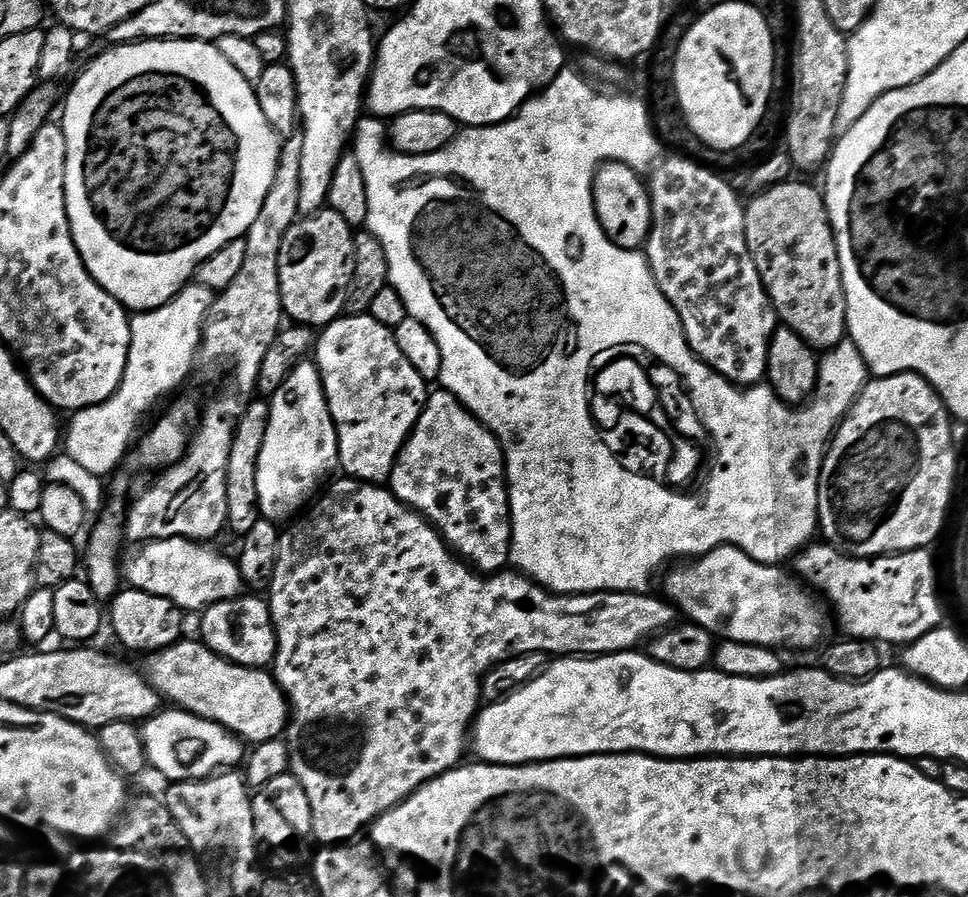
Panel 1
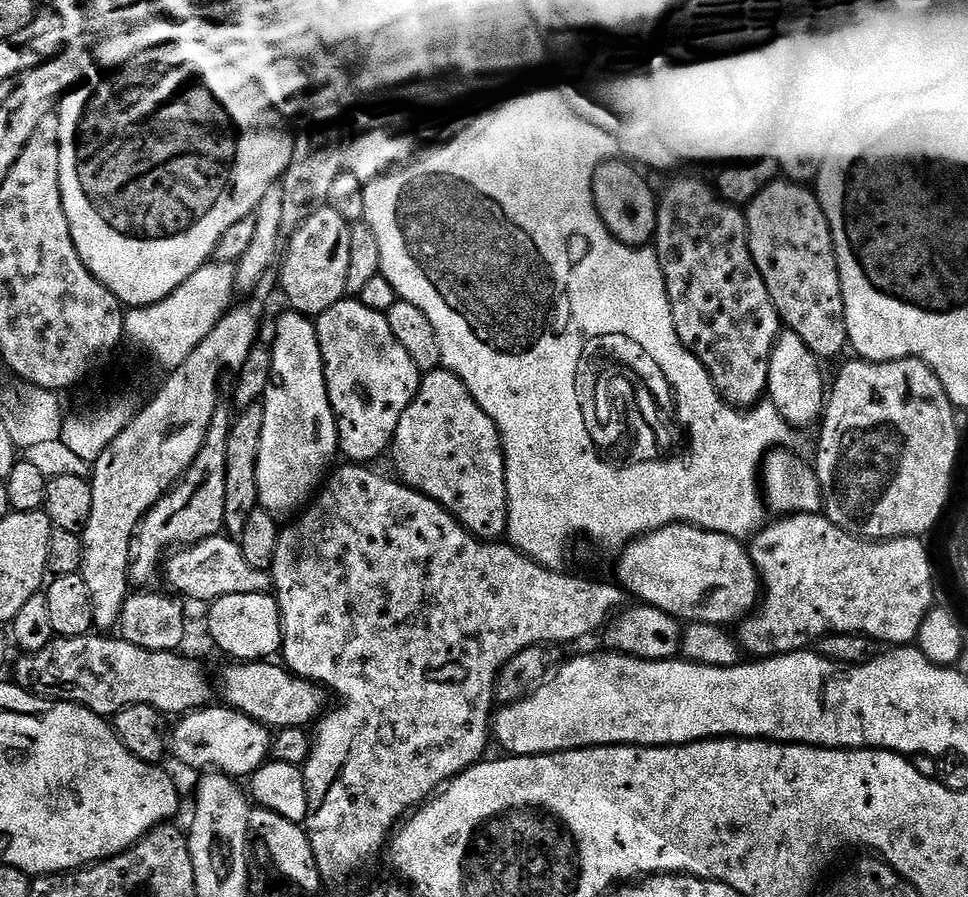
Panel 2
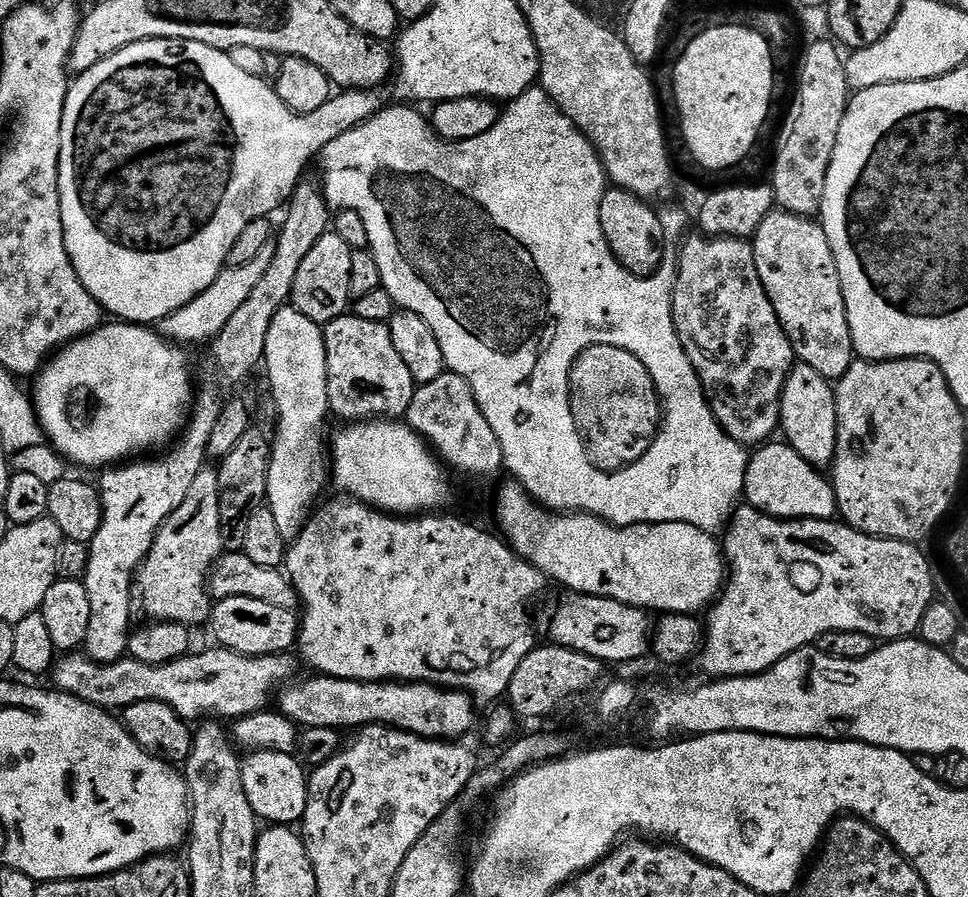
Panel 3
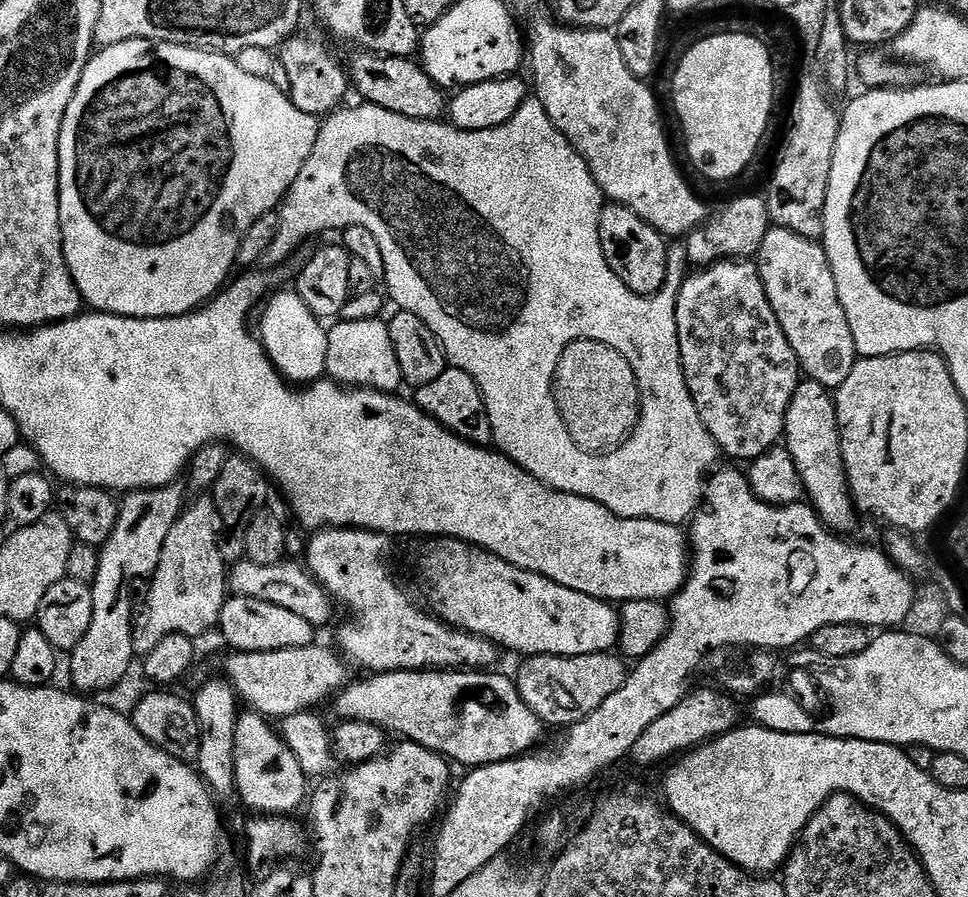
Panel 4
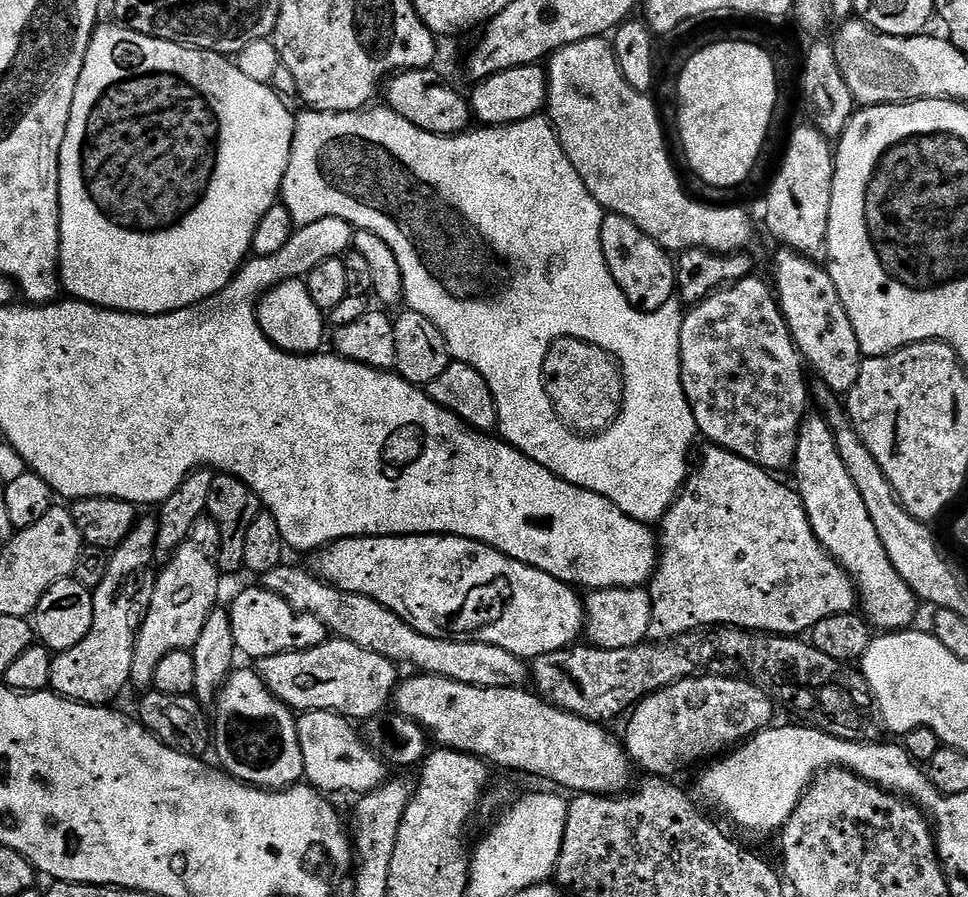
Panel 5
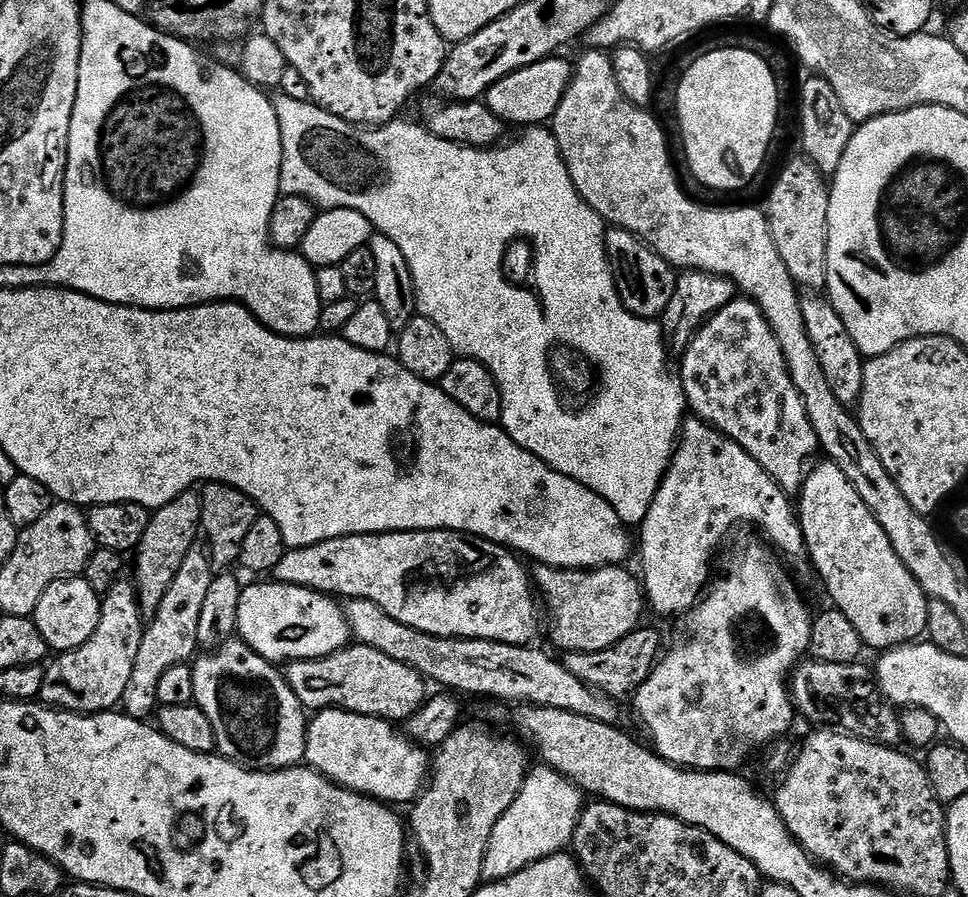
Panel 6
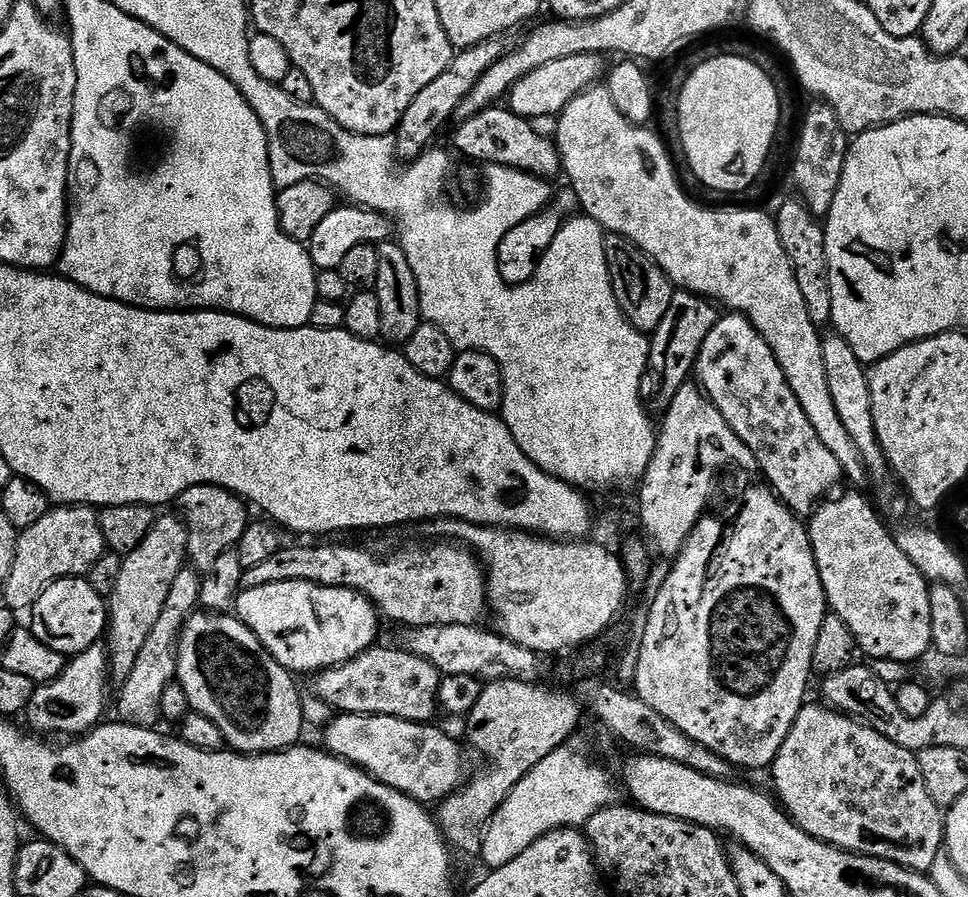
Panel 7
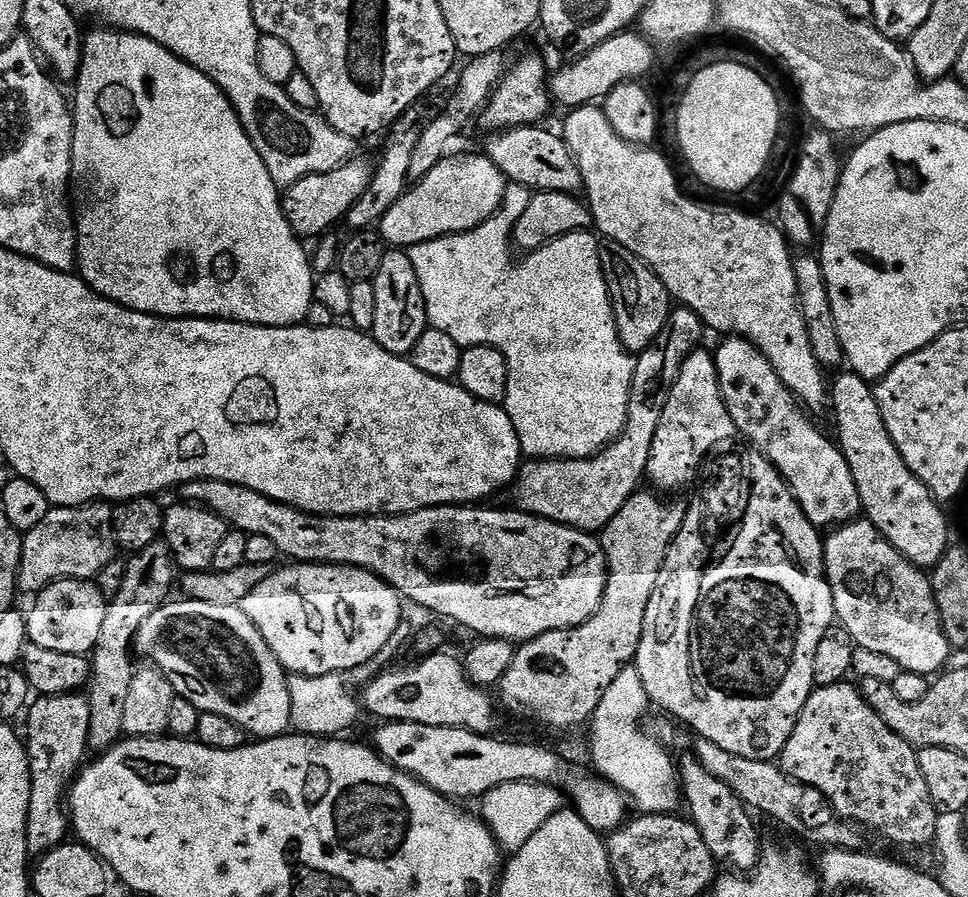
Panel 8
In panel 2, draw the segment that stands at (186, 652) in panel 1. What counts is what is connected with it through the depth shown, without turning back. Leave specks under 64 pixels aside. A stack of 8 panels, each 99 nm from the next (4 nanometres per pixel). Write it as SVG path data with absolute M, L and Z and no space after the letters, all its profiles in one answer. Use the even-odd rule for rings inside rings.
M232 662L229 668L225 670L224 677L218 680L218 688L224 691L223 703L232 708L235 712L249 716L260 724L265 724L270 730L279 730L281 728L308 728L315 725L317 721L325 715L324 696L325 689L320 685L312 683L310 680L304 680L300 676L295 676L287 668L276 662Z

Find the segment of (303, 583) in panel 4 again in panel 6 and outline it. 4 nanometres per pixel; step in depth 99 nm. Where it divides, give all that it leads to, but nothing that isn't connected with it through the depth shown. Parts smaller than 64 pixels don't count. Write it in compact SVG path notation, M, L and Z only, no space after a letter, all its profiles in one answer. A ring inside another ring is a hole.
M366 598L347 601L343 605L344 616L348 619L348 625L353 637L359 643L370 646L374 650L382 650L382 654L390 654L394 662L402 662L414 670L418 670L425 681L439 686L444 690L451 690L456 694L469 692L472 696L493 696L496 700L520 700L526 706L538 708L553 708L554 710L566 710L574 714L582 714L586 718L594 718L603 724L619 725L620 708L613 697L605 692L598 692L596 689L584 684L570 670L566 670L564 664L555 660L552 656L547 656L542 649L537 646L525 646L523 644L503 644L493 640L459 640L458 638L442 638L441 636L431 636L422 630L414 630L410 626L402 626L386 610L374 606L374 602L366 602Z

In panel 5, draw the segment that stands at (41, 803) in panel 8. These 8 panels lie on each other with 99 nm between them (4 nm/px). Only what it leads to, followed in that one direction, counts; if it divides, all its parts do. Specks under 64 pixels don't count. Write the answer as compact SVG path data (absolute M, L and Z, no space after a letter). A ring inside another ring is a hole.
M137 519L136 525L126 534L126 542L122 542L110 553L106 566L106 579L102 586L98 586L92 593L94 602L94 622L90 626L90 634L65 652L53 655L50 666L50 688L65 700L73 700L79 704L95 704L108 706L112 699L130 684L130 662L134 662L134 642L140 633L140 626L144 623L144 615L148 613L150 602L154 598L157 569L152 569L152 563L157 563L156 555L156 522L155 519Z

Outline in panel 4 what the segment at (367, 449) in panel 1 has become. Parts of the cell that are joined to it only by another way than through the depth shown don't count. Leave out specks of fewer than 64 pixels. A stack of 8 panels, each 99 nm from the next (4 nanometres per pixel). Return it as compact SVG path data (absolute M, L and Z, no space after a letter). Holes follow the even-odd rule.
M383 319L366 322L340 320L327 329L327 334L324 371L337 384L391 393L395 393L396 387L404 384L402 366L398 366L398 354L394 354L394 342L390 342L390 330Z

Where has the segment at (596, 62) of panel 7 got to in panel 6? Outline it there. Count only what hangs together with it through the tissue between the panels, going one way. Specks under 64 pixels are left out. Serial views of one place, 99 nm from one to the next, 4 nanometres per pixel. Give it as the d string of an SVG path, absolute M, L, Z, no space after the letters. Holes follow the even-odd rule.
M553 54L544 60L534 62L490 86L486 93L488 108L505 125L524 124L520 126L544 126L551 121L552 115L558 110L562 98L572 81L574 71L571 63L563 60L563 55Z

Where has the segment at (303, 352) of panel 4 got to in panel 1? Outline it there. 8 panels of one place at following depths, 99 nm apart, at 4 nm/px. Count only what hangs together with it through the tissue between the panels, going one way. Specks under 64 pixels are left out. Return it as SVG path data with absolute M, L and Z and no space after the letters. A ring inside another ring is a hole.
M301 362L270 398L270 426L266 430L266 442L262 442L262 454L258 454L258 506L261 517L273 522L291 521L325 487L324 479L339 468L338 434L328 409L320 371L315 363Z

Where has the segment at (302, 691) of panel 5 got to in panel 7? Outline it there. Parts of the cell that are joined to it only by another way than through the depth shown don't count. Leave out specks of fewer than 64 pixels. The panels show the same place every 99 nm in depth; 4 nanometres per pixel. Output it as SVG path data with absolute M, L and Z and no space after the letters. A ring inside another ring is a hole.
M403 647L367 648L361 656L336 668L315 673L314 695L337 713L353 712L367 716L393 716L419 724L431 721L438 712L442 673L426 658L418 658Z

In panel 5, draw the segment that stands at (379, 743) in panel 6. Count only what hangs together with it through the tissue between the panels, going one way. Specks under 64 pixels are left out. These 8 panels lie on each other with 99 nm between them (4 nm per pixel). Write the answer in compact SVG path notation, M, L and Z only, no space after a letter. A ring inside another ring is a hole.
M305 712L297 719L298 742L302 746L304 780L321 794L356 792L367 794L385 783L386 765L364 744L357 725L337 712Z

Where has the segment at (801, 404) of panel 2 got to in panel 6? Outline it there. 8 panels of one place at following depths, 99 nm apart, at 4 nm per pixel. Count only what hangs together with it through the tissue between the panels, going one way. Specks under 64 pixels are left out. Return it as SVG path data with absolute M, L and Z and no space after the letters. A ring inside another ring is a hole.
M832 460L821 461L805 475L798 497L807 559L812 559L831 603L846 614L869 649L887 650L919 641L928 630L926 610L930 597L922 590L918 578L906 570L902 558L894 554L886 530L878 526L878 518L858 498L850 478Z

